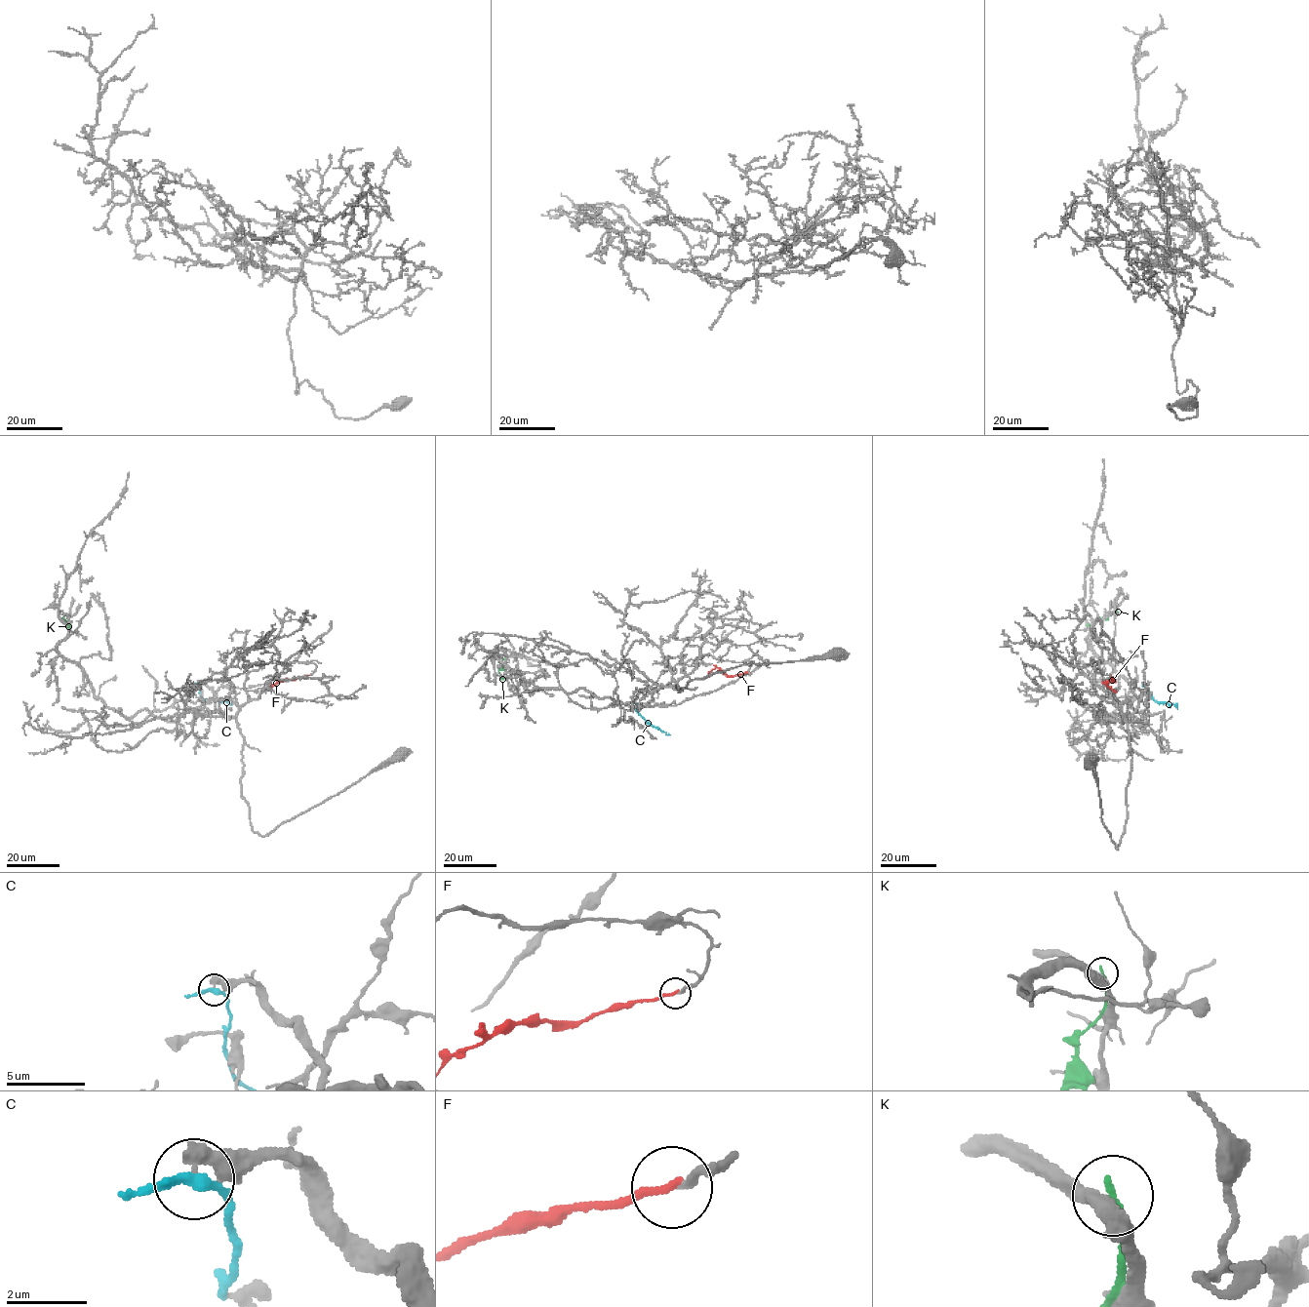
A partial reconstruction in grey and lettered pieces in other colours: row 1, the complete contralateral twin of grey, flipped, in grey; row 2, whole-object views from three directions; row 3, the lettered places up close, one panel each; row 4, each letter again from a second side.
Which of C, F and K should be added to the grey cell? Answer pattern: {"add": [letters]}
{"add": []}

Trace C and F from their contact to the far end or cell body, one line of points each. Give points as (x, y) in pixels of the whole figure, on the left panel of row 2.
C: (197, 683), (200, 695), (205, 699), (230, 704), (229, 699)
F: (310, 674), (284, 679), (268, 690)

